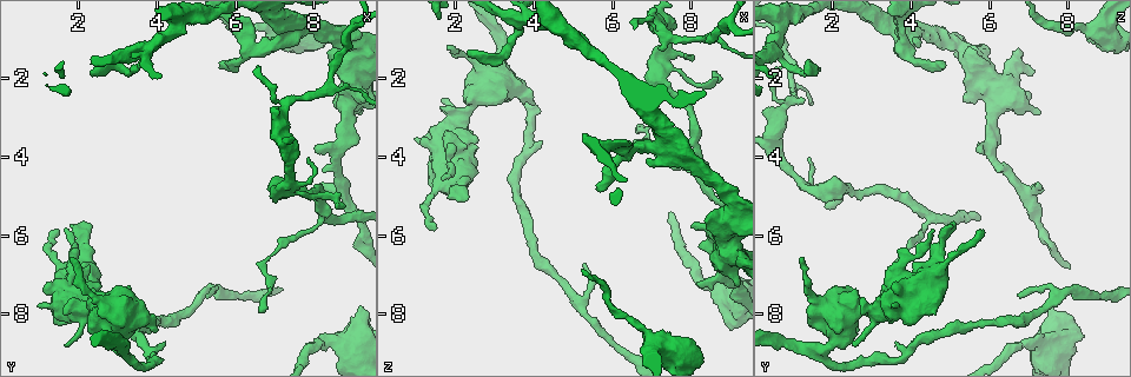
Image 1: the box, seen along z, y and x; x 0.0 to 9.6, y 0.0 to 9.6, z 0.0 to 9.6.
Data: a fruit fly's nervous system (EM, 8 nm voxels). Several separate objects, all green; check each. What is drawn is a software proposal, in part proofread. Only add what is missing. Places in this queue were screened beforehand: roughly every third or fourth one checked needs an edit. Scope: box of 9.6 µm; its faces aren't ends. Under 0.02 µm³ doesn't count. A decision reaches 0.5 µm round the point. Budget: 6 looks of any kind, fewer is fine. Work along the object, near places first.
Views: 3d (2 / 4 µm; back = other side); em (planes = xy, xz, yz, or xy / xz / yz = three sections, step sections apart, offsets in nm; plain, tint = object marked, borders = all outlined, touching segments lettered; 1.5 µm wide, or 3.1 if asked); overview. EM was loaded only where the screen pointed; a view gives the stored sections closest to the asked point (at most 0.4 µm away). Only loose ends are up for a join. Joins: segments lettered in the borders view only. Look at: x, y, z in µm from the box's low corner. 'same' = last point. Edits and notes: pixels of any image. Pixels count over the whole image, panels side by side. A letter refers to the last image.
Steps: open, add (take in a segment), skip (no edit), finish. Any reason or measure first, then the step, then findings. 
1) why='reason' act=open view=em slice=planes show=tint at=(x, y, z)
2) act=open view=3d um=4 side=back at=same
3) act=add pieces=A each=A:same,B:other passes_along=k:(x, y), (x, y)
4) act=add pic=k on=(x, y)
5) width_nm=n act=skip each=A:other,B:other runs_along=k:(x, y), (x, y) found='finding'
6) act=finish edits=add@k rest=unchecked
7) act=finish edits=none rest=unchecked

why='branch stops here' act=open view=em slice=planes show=borders at=(1.45, 5.90, 5.85)

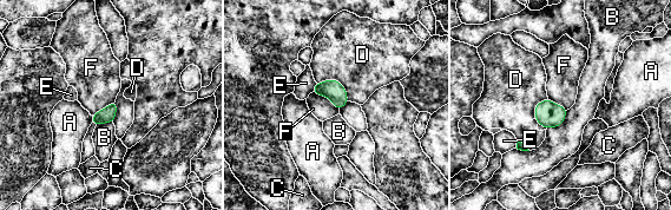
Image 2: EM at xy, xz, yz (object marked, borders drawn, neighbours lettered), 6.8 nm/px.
width_nm=110 act=skip each=A:other,B:other,C:other,D:other,E:other,F:other border=2:(311, 92), (327, 97), (339, 110) found='none of them fits'

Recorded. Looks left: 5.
why='an open end' act=open view=3d um=2 at=(5.60, 1.70, 4.90)

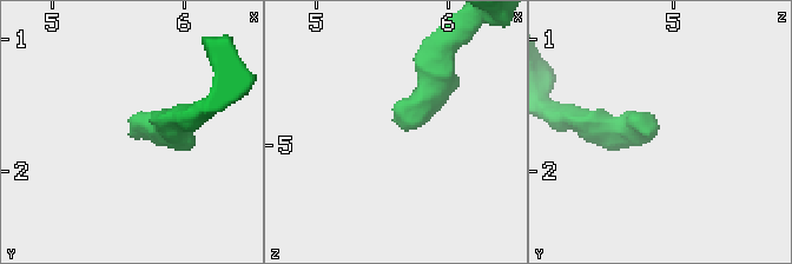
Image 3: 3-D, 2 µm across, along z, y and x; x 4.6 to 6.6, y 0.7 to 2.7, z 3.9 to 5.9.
act=open view=em slice=xz step=4 show=borders at=(5.66, 1.70, 4.86)

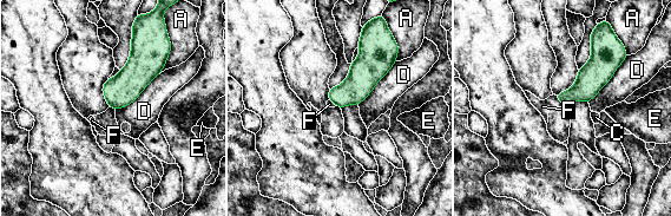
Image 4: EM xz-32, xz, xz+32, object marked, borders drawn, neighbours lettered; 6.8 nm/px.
act=skip each=A:other,C:other,D:other,E:other,F:other border=4:(553, 95), (565, 105) found='none of them fits'

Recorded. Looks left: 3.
why='thin end' act=open view=3d um=4 at=(6.60, 1.70, 0.75)

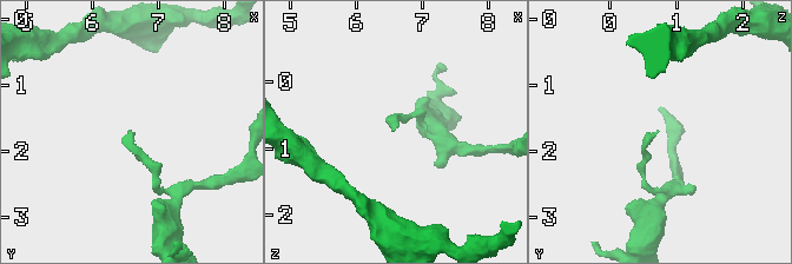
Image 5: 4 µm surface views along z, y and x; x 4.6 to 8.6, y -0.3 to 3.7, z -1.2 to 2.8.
why='now the EM' act=open view=em slice=planes show=borders at=(6.55, 1.75, 0.80)

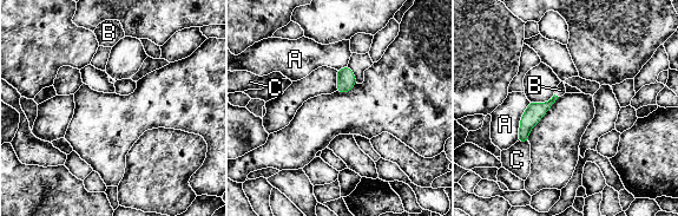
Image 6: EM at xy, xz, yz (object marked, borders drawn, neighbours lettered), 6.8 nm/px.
width_nm=70 act=add pieces=B each=A:other,B:same,C:other passes_along=6:(535, 111), (557, 96), (560, 90) found='it goes on there'

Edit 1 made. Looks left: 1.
act=finish edits=add@6 rest=unchecked

